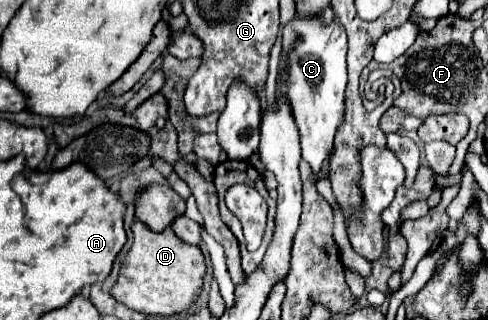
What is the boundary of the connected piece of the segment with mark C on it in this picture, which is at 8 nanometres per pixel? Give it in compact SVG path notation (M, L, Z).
M295 17L283 29L283 61L289 53L289 85L287 95L291 99L295 123L301 133L303 159L315 173L323 169L323 163L335 151L335 135L345 119L345 87L347 87L347 33L337 21L323 25L319 17L301 19Z

